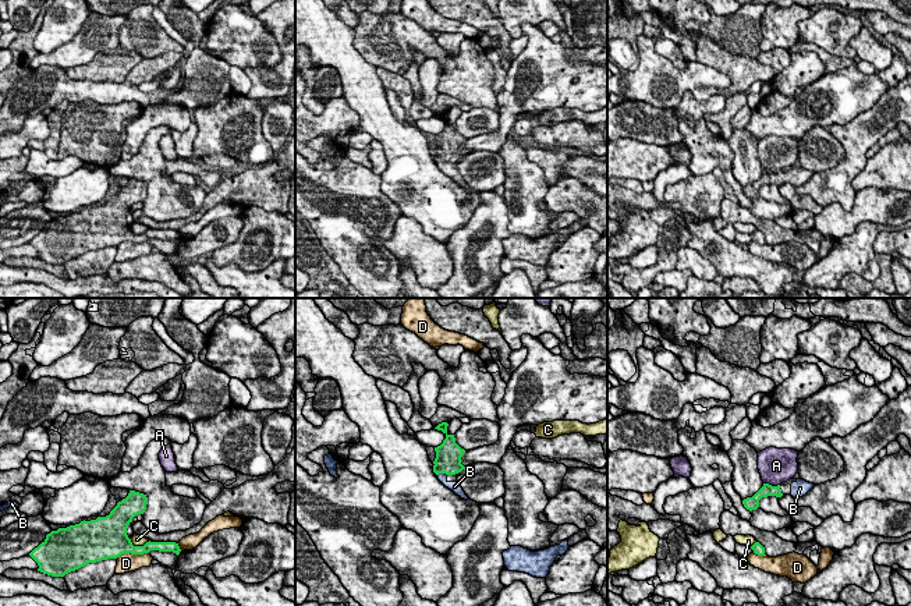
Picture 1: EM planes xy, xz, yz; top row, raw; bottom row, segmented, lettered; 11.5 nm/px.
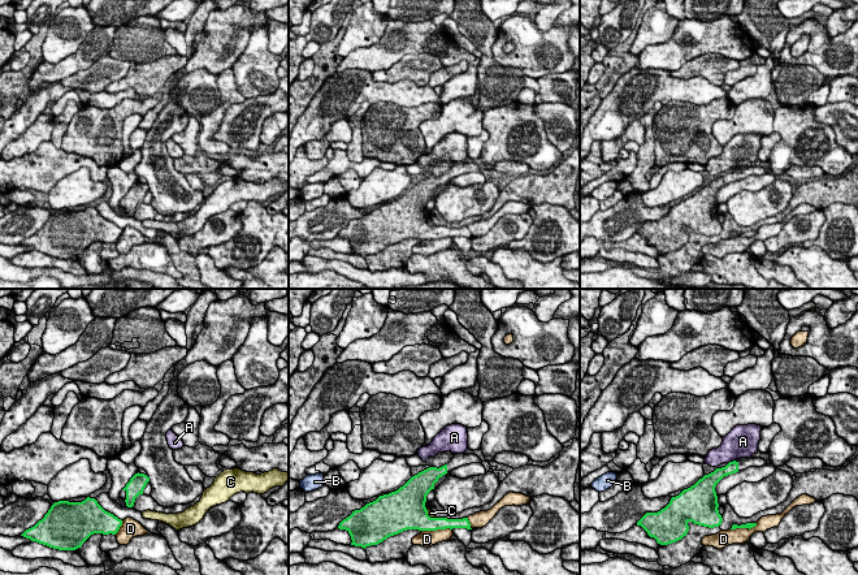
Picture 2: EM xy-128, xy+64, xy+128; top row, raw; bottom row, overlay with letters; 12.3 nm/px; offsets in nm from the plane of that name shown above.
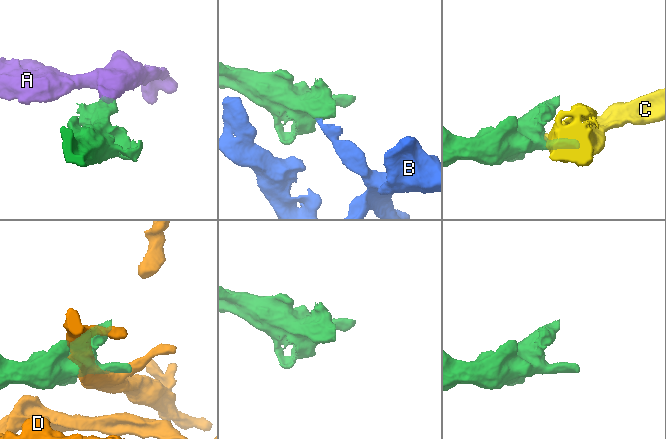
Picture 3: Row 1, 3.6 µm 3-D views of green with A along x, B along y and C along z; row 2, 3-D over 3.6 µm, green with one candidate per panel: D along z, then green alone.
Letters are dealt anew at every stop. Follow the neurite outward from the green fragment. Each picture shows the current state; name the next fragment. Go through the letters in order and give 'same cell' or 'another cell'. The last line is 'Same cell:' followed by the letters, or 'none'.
A: another cell
B: same cell
C: another cell
D: another cell
Same cell: B

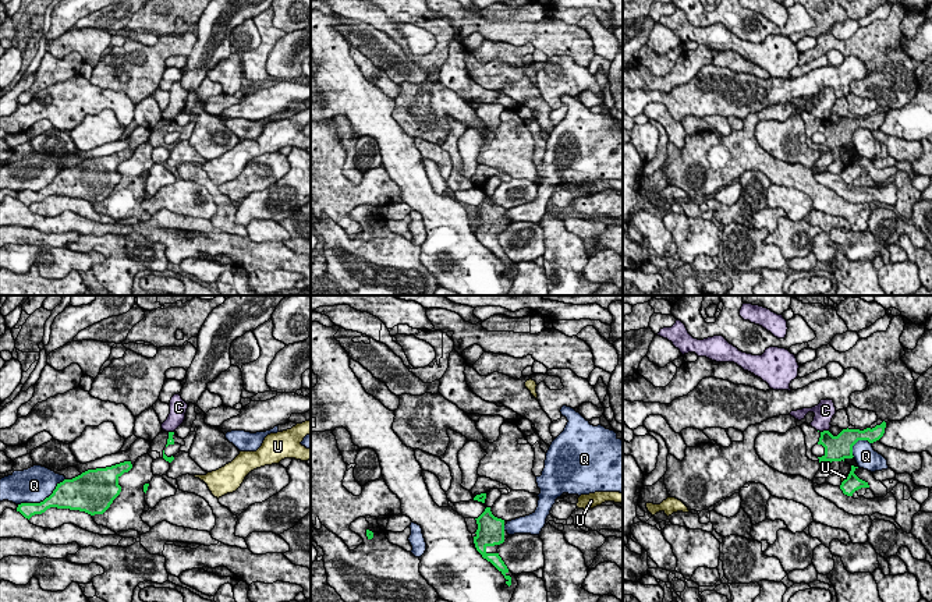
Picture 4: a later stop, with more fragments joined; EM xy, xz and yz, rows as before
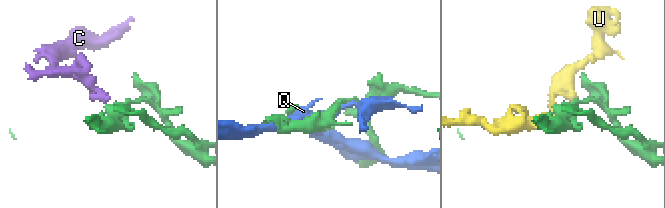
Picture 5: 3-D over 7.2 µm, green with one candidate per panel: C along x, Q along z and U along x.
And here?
C: another cell
Q: another cell
U: another cell
Same cell: none

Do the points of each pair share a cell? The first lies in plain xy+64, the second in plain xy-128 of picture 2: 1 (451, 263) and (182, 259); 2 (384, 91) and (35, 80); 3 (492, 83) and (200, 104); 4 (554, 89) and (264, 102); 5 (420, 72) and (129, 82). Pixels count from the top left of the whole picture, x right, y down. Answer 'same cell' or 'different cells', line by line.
1: different cells
2: different cells
3: same cell
4: different cells
5: different cells

